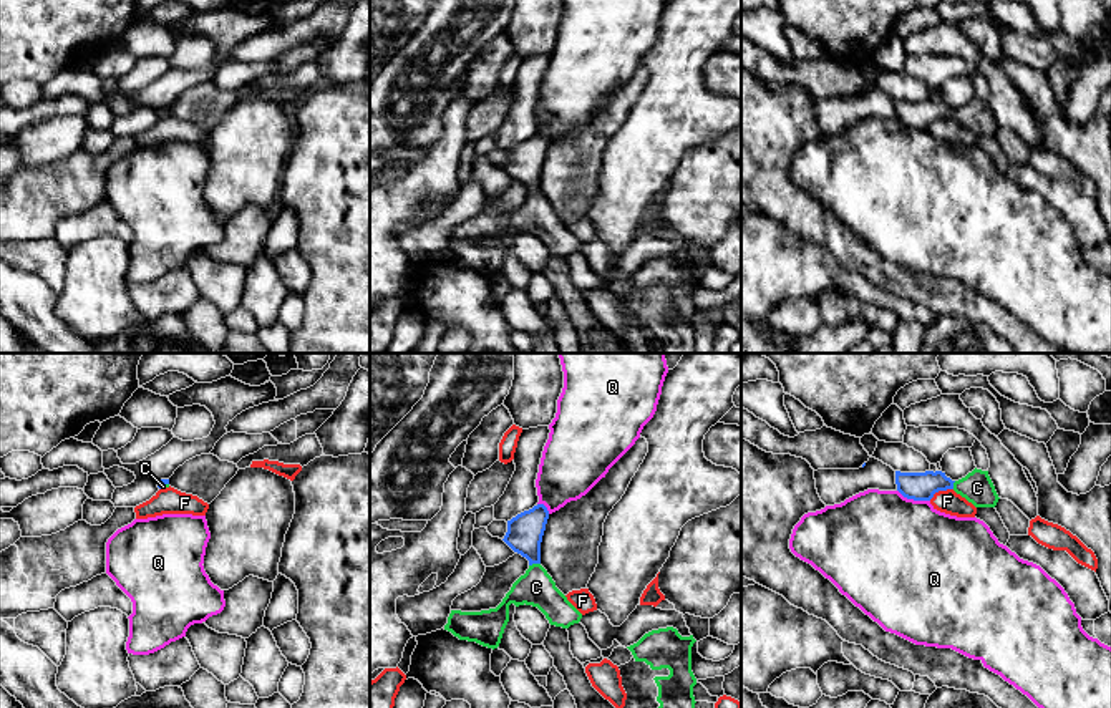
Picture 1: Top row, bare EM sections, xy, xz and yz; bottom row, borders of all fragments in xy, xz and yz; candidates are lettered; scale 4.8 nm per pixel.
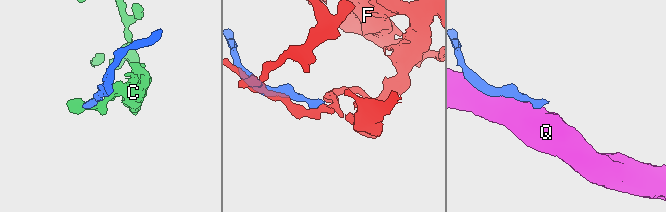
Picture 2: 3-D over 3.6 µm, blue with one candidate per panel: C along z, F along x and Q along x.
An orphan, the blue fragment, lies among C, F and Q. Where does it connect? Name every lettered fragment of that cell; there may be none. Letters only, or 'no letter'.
C

